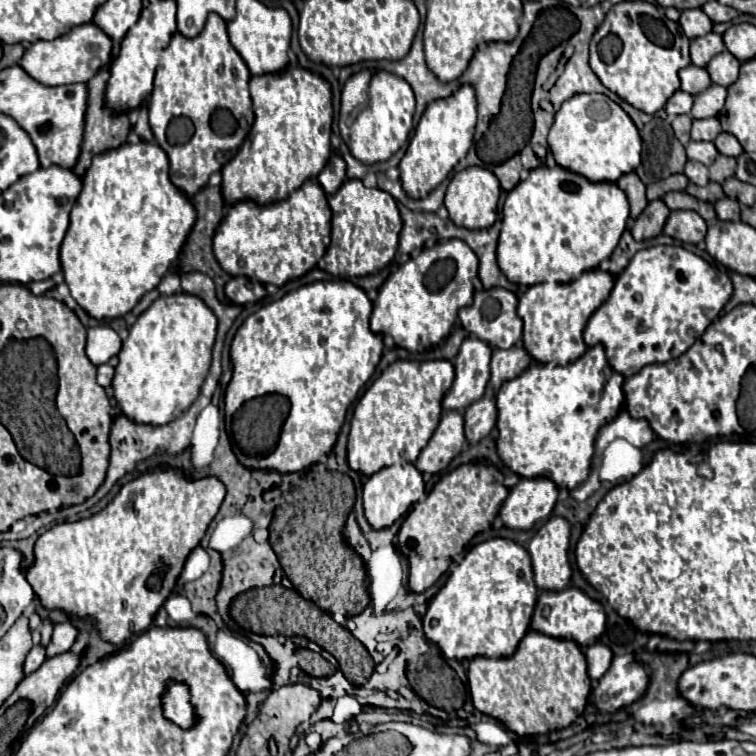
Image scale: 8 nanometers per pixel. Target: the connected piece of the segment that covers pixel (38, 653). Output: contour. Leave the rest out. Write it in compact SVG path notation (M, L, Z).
M42 645L32 647L32 651L30 651L28 657L26 657L24 671L26 671L26 673L34 673L34 671L44 663L44 659L46 659L46 649L44 649Z

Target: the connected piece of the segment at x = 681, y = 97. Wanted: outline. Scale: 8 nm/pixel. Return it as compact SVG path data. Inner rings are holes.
M676 91L668 103L666 103L666 113L668 115L682 115L682 113L690 113L692 109L692 95L690 93L684 93L684 91Z

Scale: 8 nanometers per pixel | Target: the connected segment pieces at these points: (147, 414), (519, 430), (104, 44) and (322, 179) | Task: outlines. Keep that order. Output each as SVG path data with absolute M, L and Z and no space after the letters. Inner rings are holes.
M160 295L130 327L118 353L120 363L112 385L122 413L136 423L150 425L164 425L184 413L208 375L216 327L214 311L198 295Z
M602 345L586 349L582 357L568 365L544 365L532 361L522 375L506 381L498 391L498 455L520 477L548 477L558 487L574 489L588 477L598 429L614 419L624 407L622 385L624 377L608 365Z
M86 23L70 29L70 33L64 33L54 41L36 41L20 59L20 67L44 85L70 85L90 81L98 69L110 63L110 55L112 39L96 23Z
M332 155L322 173L318 175L318 183L322 185L326 195L332 195L344 181L346 181L346 163L340 155Z

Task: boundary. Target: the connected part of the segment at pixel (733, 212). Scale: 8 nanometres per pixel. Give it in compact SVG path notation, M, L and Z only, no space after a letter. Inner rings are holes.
M724 197L714 207L716 207L716 213L718 213L718 219L722 219L722 221L740 221L740 203L738 201L734 201L730 197Z

